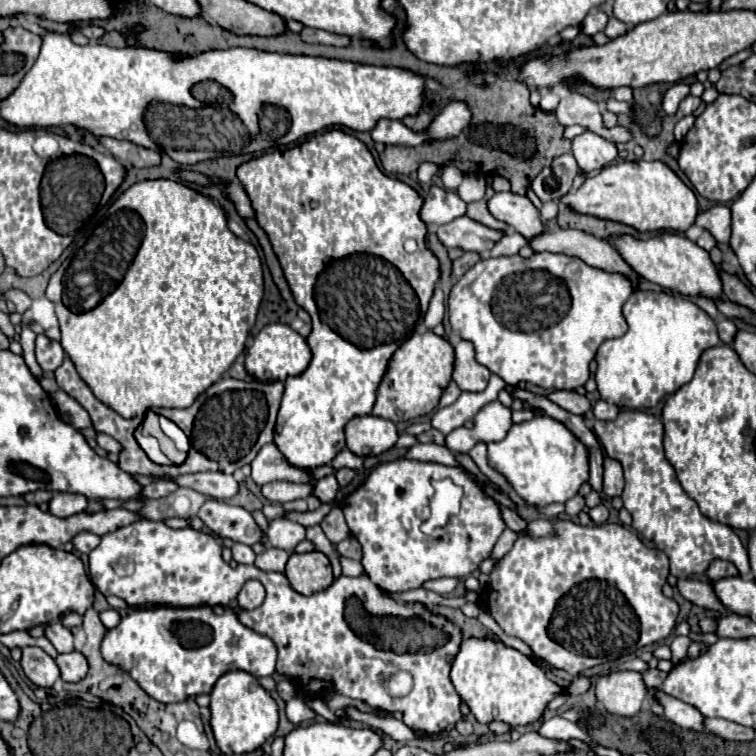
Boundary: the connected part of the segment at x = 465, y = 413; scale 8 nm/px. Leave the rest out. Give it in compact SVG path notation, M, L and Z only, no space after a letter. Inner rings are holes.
M492 375L492 377L490 377L490 383L488 383L488 387L486 387L484 391L480 391L480 393L464 391L464 393L458 397L456 403L438 409L438 411L434 413L434 417L432 417L432 421L430 421L432 427L436 427L440 433L448 435L452 429L462 427L466 421L472 421L472 419L476 417L476 413L478 413L486 403L494 401L496 395L498 395L498 391L504 389L504 387L506 387L506 383L504 383L500 377Z

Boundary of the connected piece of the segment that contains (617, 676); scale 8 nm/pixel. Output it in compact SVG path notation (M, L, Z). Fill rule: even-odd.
M612 671L596 683L596 699L612 715L636 715L646 695L648 687L638 671Z

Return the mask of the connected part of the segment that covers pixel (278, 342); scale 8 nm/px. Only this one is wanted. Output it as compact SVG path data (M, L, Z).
M268 323L248 347L244 365L246 371L260 381L284 381L290 375L300 375L308 367L310 359L312 355L304 337L300 337L294 329L290 329L284 323Z

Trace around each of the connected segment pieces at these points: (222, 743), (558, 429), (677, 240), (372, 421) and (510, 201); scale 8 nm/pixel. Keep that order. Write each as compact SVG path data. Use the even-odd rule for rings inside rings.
M228 671L224 673L210 693L210 725L214 731L216 745L224 755L248 753L258 749L278 727L278 705L272 695L258 685L256 677L246 671Z
M548 415L512 425L502 441L488 445L488 461L530 505L566 503L588 481L590 471L586 445L564 423Z
M658 233L650 239L636 239L632 235L614 237L614 247L622 259L644 279L674 289L682 295L706 295L710 299L722 297L720 277L716 265L710 261L708 251L698 247L694 241L680 233Z
M358 415L352 417L346 425L346 447L358 455L380 455L390 449L398 439L398 431L392 421L374 417L374 415Z
M512 191L494 193L494 197L488 201L488 209L498 221L510 225L526 239L536 239L546 233L546 225L540 219L540 211L526 195L516 195Z

